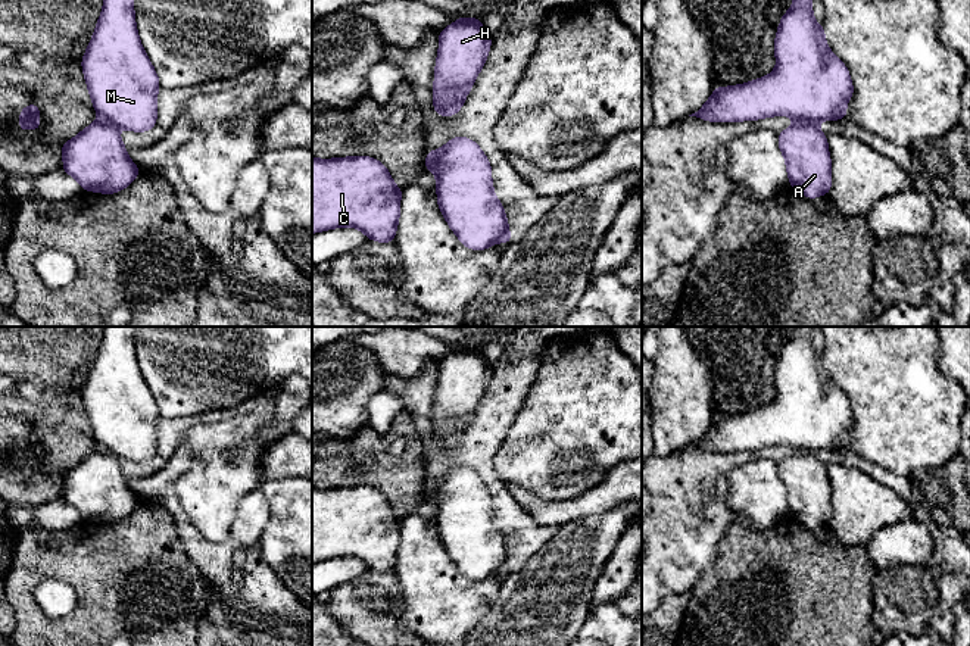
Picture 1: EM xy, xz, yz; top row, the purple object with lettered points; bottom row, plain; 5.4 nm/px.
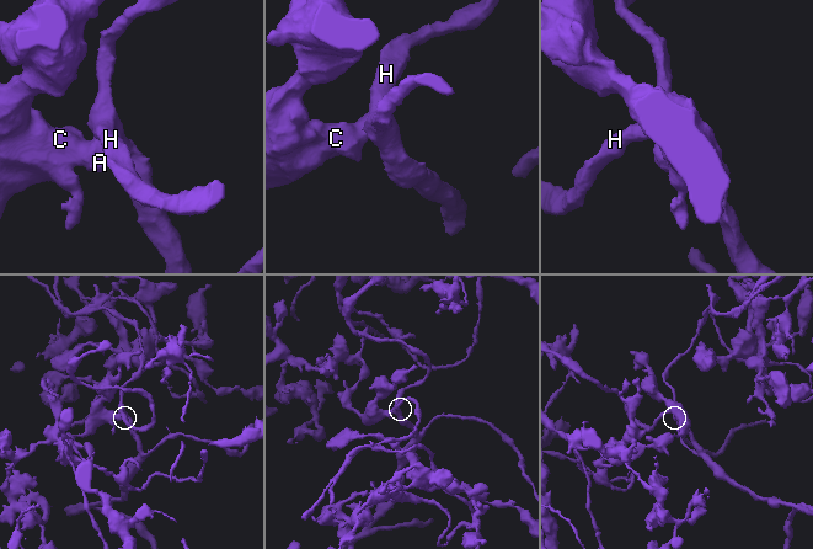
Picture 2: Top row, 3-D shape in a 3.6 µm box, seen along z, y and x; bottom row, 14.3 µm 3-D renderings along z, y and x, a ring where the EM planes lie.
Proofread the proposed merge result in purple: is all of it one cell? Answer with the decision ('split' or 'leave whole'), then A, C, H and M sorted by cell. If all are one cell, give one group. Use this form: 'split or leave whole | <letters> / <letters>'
leave whole | A C H M

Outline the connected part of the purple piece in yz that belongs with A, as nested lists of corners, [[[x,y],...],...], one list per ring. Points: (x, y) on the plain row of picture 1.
[[[793,327],[793,336],[785,341],[776,362],[774,386],[777,394],[771,403],[739,415],[718,415],[707,433],[689,446],[696,446],[711,452],[758,450],[779,444],[793,447],[796,452],[777,465],[779,478],[785,486],[790,517],[811,530],[818,525],[827,525],[832,517],[832,490],[829,484],[827,464],[823,464],[817,458],[817,453],[827,449],[848,449],[846,433],[854,424],[854,415],[845,393],[830,381],[824,365],[824,356],[815,352],[813,344],[813,327]]]

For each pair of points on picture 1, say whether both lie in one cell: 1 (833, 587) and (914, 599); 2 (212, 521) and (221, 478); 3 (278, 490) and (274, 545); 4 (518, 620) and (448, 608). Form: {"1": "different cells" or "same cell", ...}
{"1": "different cells", "2": "same cell", "3": "same cell", "4": "different cells"}

